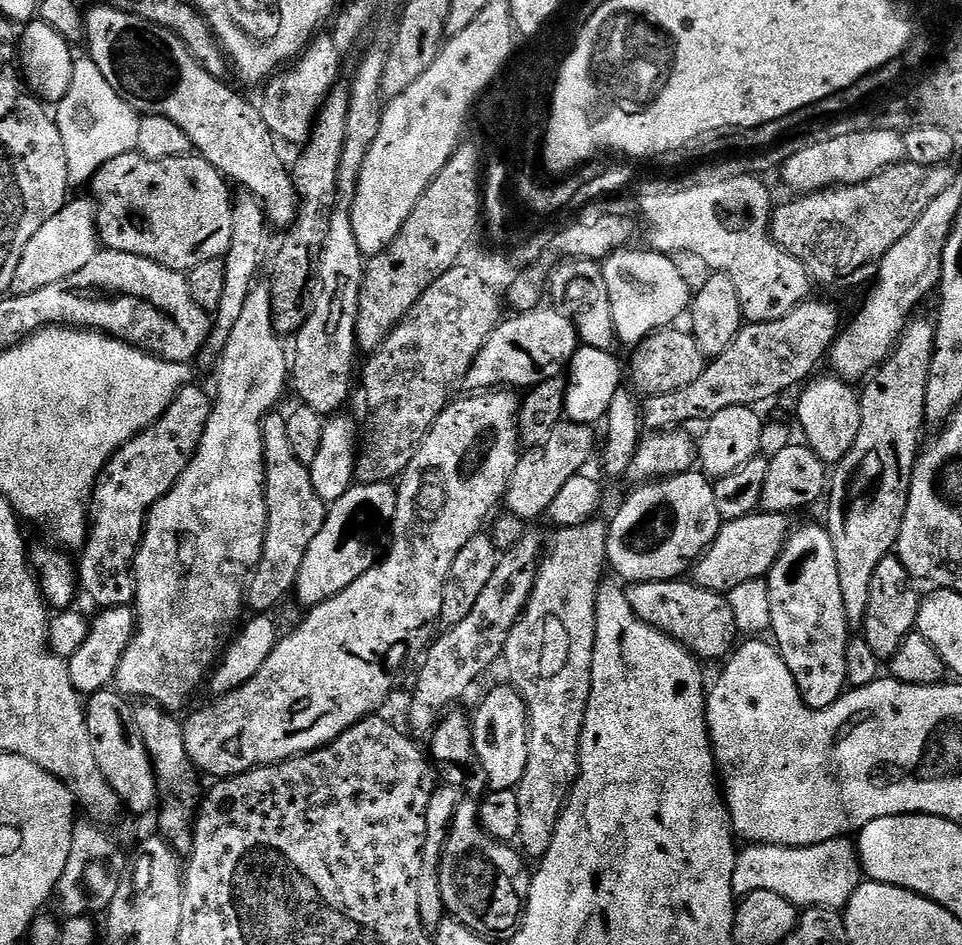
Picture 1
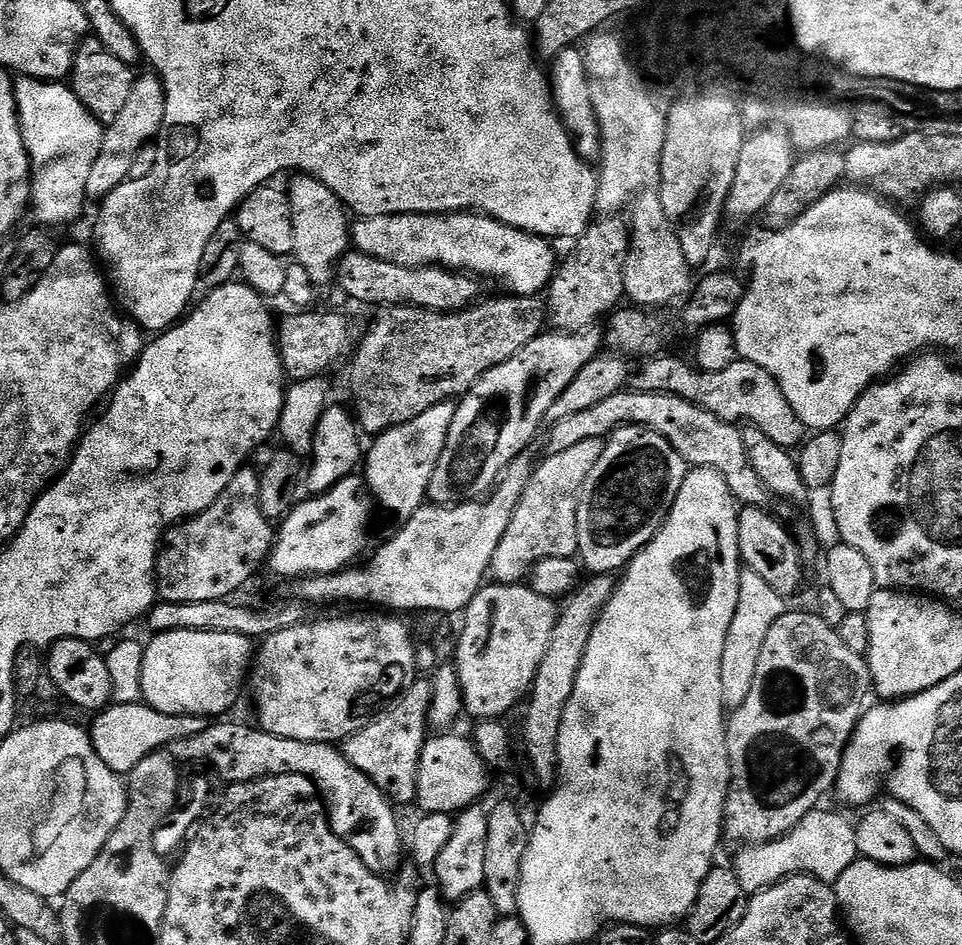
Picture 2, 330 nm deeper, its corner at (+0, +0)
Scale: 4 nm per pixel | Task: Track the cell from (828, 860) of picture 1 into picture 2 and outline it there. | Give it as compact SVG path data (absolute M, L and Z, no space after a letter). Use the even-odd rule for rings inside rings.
M814 810L794 826L785 836L779 836L777 840L771 840L765 844L750 844L739 849L734 863L734 871L738 882L742 882L742 890L749 894L761 892L763 888L774 886L779 880L784 880L788 876L798 876L801 874L811 874L825 882L840 882L848 872L848 867L855 860L858 860L856 851L856 830L850 823L847 824L836 812L820 812Z

